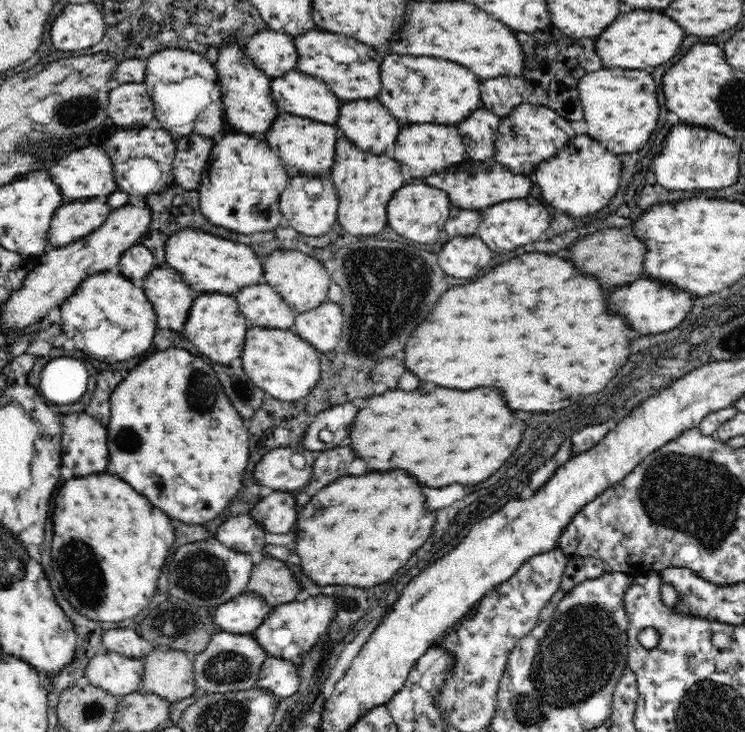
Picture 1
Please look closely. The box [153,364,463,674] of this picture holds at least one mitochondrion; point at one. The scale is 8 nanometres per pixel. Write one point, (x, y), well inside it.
(202, 576)

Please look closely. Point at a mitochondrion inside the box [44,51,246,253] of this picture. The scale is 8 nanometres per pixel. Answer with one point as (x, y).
(80, 110)

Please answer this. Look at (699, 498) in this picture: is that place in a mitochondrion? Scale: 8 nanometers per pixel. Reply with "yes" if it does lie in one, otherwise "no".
yes

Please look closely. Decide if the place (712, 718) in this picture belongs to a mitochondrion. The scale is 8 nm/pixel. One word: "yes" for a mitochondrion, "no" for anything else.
yes

